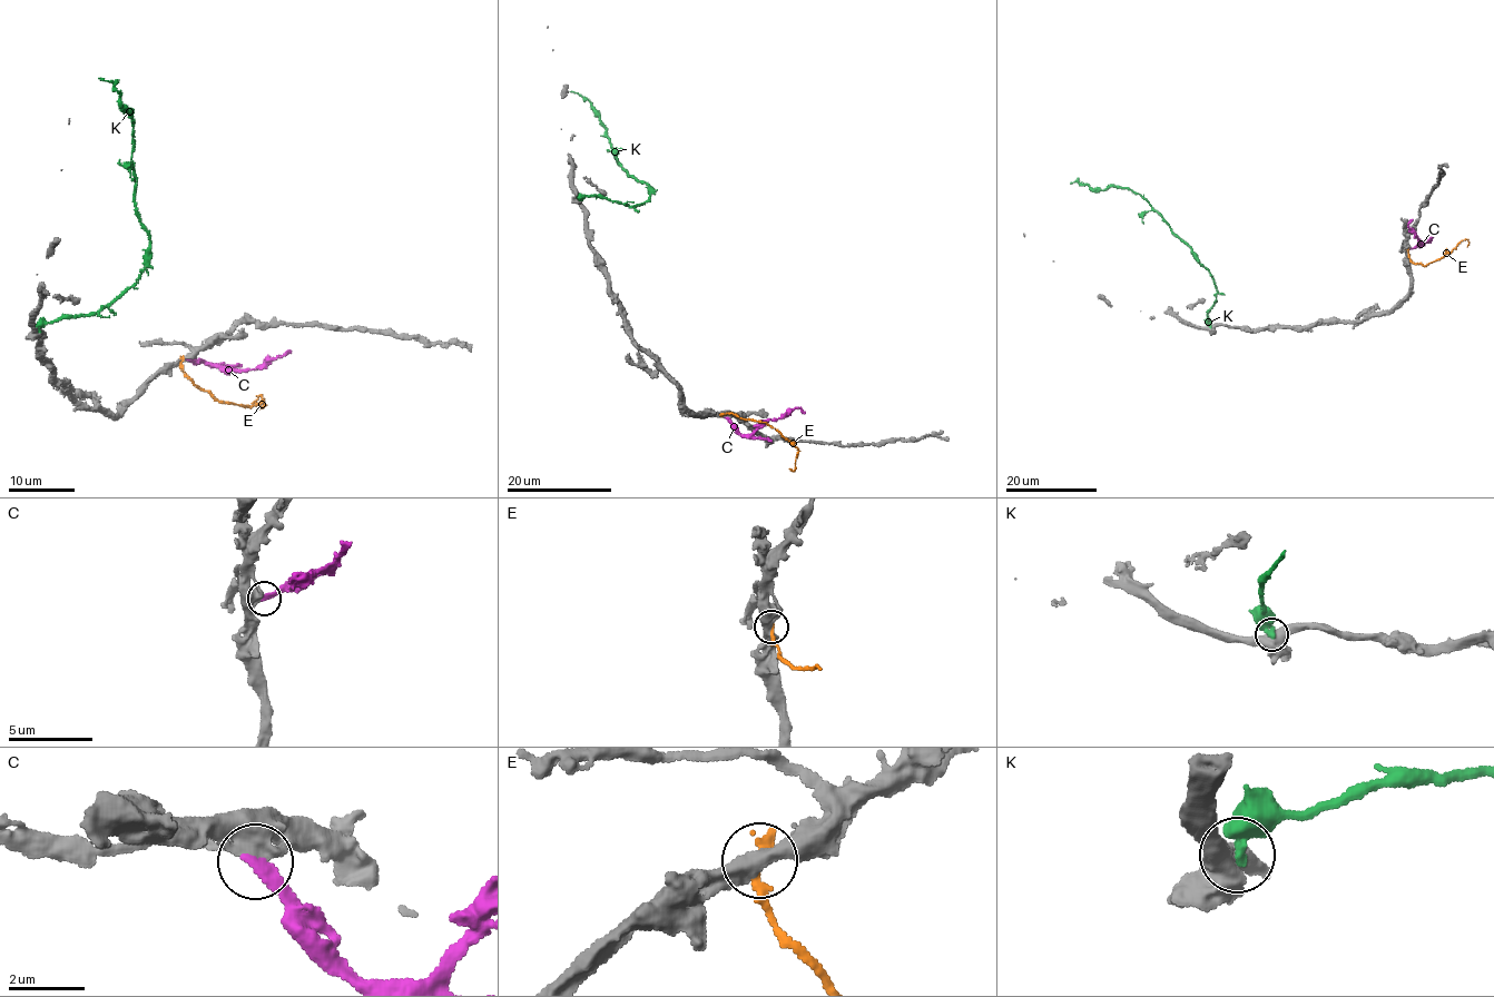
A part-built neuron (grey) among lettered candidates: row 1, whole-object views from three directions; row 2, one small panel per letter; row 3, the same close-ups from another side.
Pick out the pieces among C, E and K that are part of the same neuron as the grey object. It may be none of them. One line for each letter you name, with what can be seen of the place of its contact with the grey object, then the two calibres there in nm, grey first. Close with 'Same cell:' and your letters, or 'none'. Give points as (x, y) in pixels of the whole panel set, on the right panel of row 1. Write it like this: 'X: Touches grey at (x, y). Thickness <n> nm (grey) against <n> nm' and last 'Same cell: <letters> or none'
C: Touches grey at (1411, 249). Thickness 650 nm (grey) against 280 nm
Same cell: C

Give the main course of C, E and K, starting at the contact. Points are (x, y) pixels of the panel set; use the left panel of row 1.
C: (188, 359), (218, 364), (229, 371), (255, 369), (291, 351)
E: (182, 362), (182, 367), (194, 385), (209, 391), (218, 401), (261, 407), (265, 404), (259, 395), (251, 403)
K: (39, 331), (110, 305), (144, 265), (150, 236), (134, 206), (133, 112), (112, 82), (99, 78)

